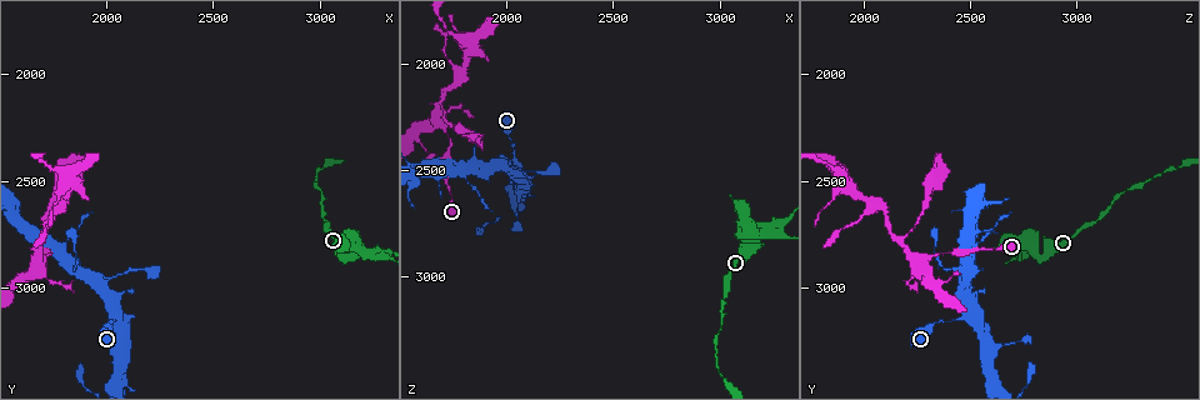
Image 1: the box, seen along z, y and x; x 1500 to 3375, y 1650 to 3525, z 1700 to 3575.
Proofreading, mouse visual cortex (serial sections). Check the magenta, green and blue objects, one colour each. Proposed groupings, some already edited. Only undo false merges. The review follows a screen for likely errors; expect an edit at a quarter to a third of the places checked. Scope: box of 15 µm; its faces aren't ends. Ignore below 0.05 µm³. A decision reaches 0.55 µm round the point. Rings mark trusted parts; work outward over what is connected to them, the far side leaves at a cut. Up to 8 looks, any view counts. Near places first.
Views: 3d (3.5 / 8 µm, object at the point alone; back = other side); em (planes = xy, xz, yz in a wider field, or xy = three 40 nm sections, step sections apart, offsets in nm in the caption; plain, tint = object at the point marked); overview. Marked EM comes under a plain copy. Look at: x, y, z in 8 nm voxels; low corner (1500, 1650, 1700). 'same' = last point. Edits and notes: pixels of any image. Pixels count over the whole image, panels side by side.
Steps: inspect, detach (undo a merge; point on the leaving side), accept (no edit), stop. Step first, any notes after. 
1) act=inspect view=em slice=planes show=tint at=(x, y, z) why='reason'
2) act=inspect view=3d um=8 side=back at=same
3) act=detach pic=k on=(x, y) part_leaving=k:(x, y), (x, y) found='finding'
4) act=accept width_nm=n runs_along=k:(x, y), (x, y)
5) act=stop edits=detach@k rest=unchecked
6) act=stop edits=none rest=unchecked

act=inspect view=3d um=3.5 at=(1700, 2780, 2180) why='side arm on a straight run'

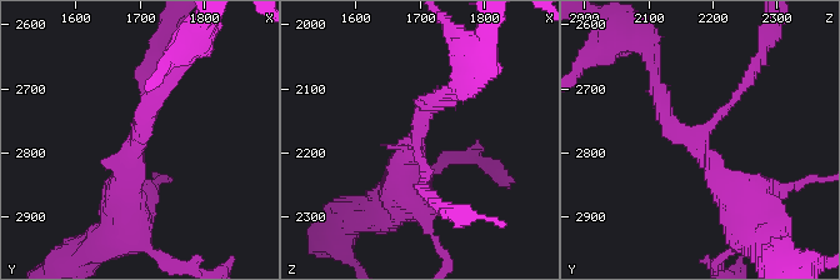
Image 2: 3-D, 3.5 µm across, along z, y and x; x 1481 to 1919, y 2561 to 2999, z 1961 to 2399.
act=inspect view=em slice=xy step=5 show=tint at=(1695, 2785, 2175) arms=3 arm_widths_nm=100,250,450 why='now the EM'

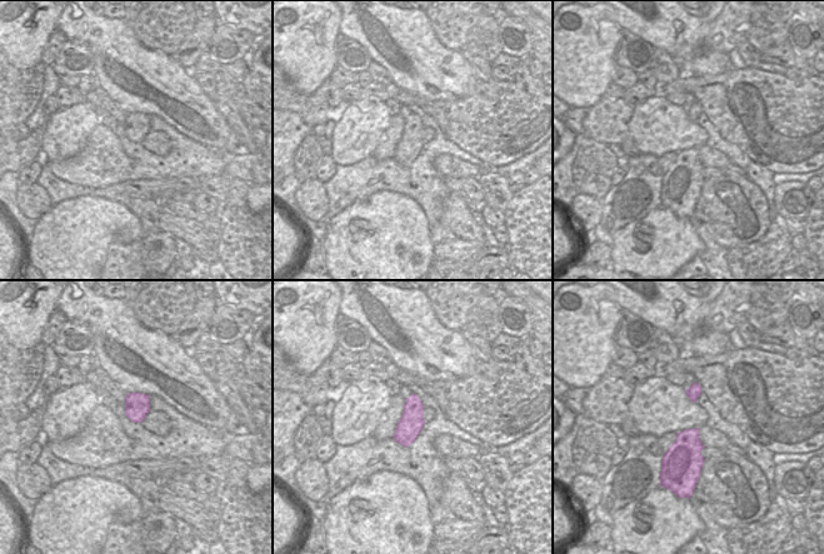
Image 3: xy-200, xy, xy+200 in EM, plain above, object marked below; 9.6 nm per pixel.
act=accept runs_along=2:(740, 213), (663, 114), (656, 83) found='one cell here'

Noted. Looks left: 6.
act=inspect view=3d um=3.5 side=back at=(1850, 2900, 2500) why='thick turns thin'

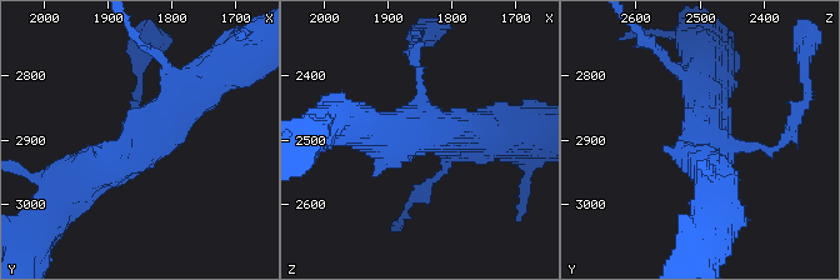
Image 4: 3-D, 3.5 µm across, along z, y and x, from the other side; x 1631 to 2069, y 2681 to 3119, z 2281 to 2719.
act=accept runs_along=4:(66, 186), (131, 155), (204, 86) found='all the same cell'

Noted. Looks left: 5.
act=inspect view=3d um=3.5 at=(1810, 2610, 2050) why='sharp bend'

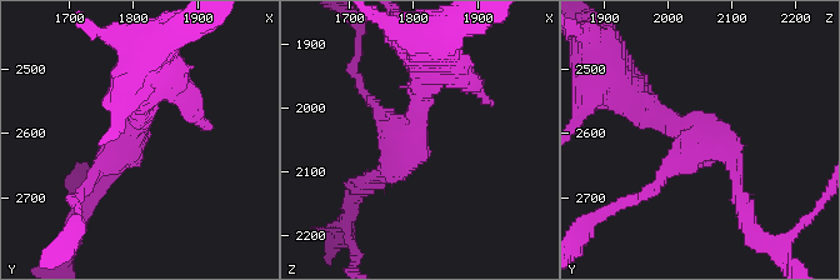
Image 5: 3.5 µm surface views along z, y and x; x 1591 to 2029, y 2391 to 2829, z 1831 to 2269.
act=accept arm_widths_nm=150,200,300 runs_along=5:(740, 195), (720, 145), (634, 99) found='one cell here'

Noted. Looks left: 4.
act=stop edits=none rest=unchecked

